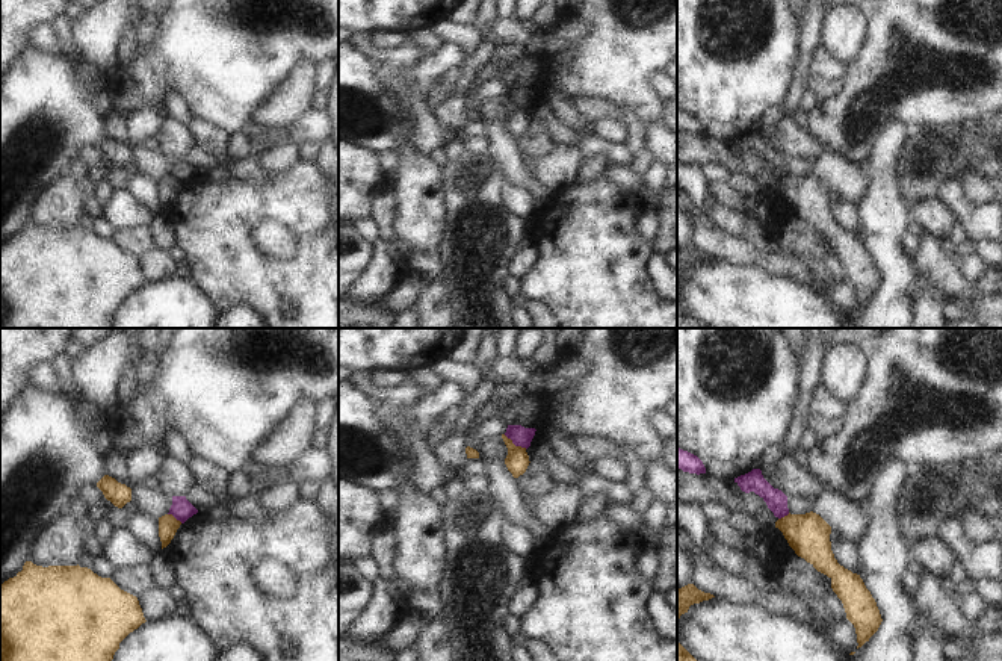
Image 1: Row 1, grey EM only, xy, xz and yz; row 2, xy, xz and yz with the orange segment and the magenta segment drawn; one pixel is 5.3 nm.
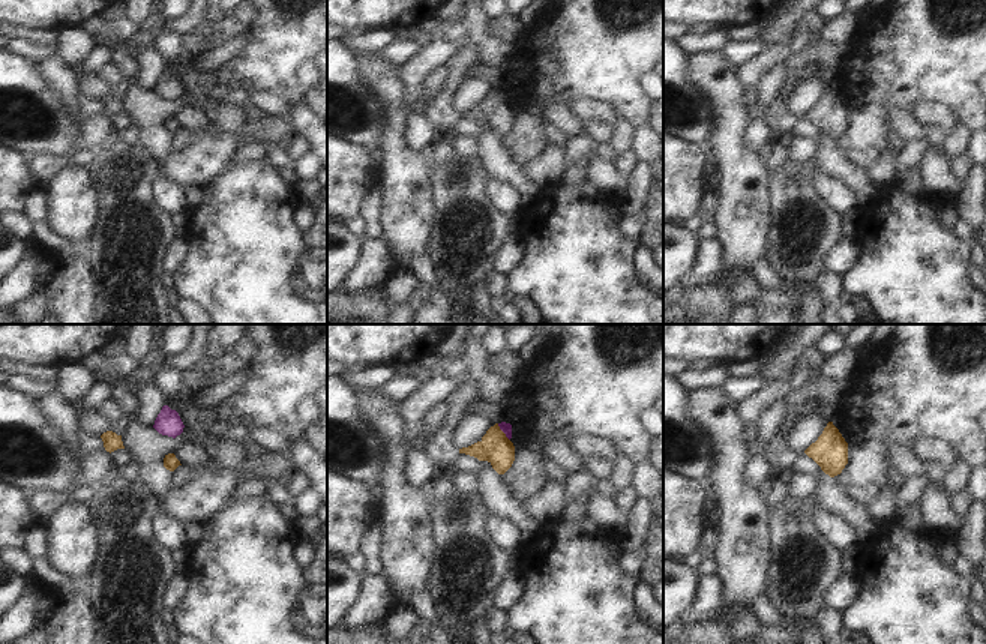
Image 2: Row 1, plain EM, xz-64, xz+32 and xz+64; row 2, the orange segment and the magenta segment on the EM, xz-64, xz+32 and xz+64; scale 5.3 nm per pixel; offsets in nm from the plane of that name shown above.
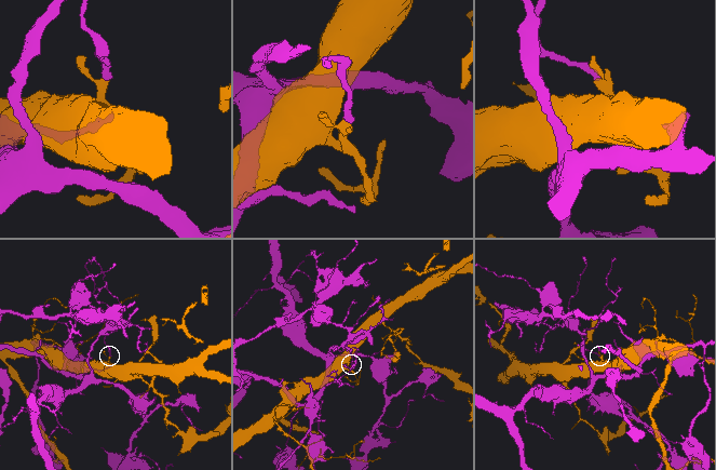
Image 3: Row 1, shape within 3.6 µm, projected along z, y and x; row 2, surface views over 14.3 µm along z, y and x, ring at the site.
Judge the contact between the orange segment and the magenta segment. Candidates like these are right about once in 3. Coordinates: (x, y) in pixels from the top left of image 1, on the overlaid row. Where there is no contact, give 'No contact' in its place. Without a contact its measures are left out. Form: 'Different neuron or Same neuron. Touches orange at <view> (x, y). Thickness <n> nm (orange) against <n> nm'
Different neuron. Touches orange at xz (514, 445). Thickness 130 nm (orange) against 110 nm.

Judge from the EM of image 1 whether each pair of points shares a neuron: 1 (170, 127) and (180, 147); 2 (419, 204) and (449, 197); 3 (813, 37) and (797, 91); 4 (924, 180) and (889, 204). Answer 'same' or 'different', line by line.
1: same
2: different
3: same
4: different

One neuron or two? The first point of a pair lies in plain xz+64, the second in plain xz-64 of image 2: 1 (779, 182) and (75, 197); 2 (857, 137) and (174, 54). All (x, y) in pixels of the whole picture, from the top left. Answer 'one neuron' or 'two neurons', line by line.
1: two neurons
2: two neurons

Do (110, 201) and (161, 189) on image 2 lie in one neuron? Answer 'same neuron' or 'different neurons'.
different neurons

